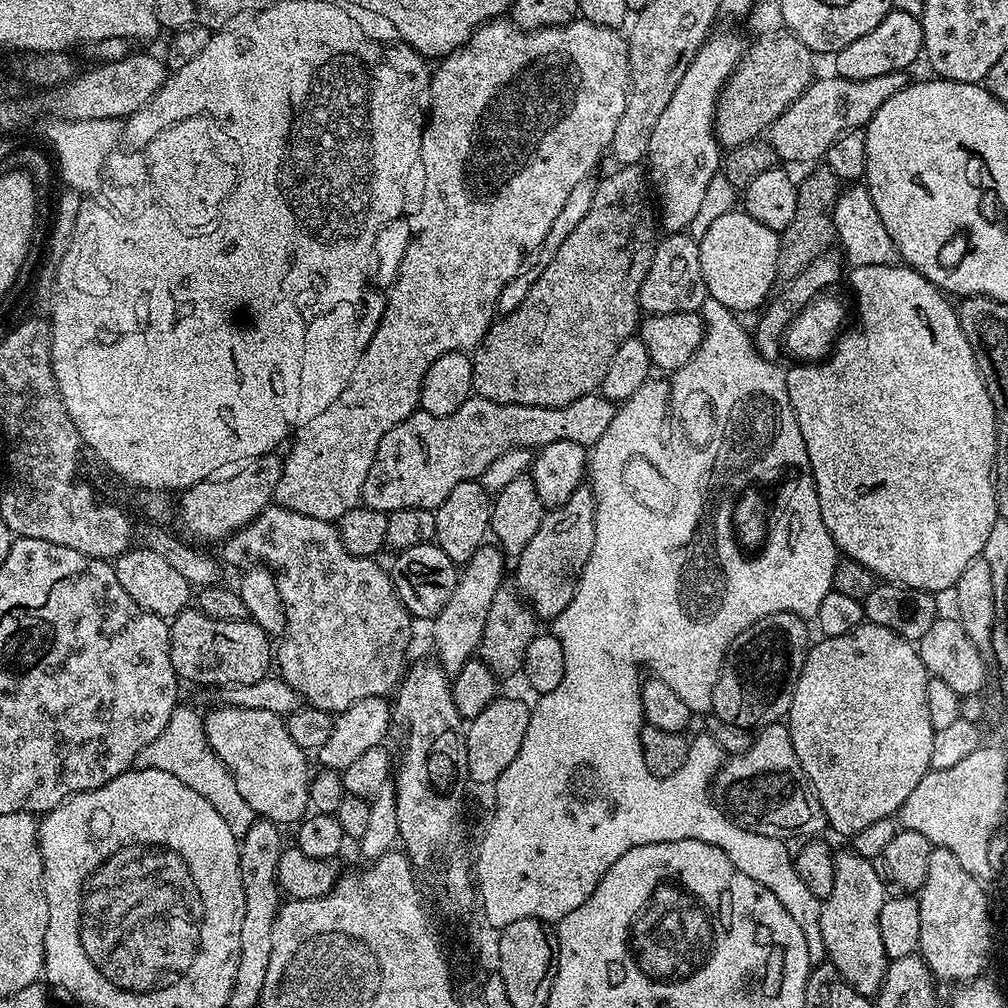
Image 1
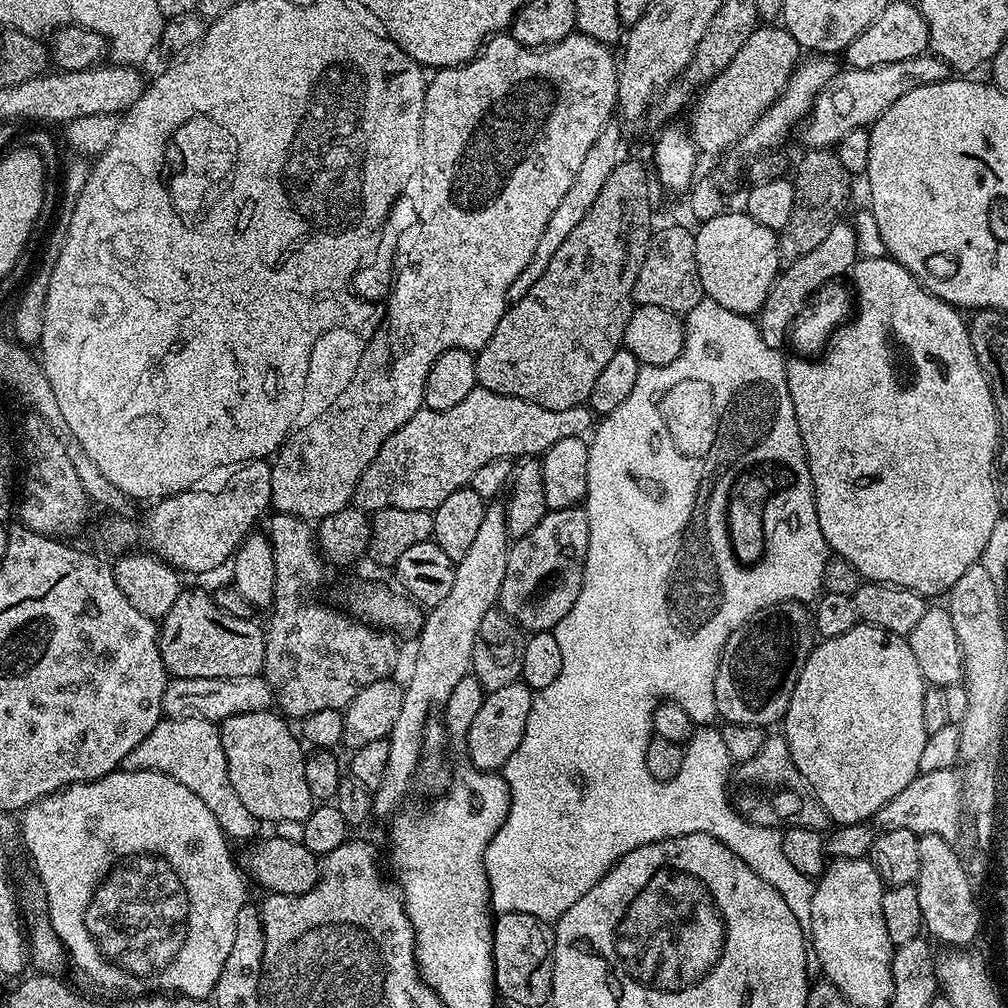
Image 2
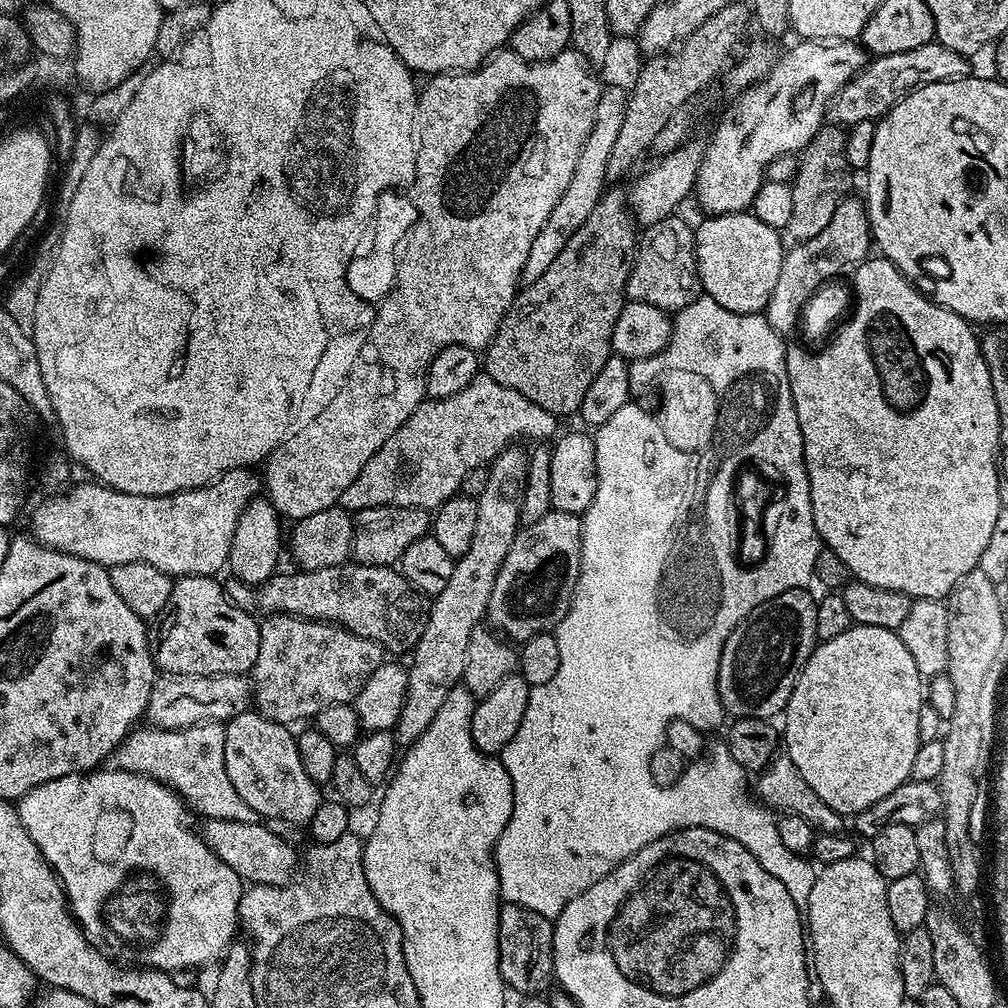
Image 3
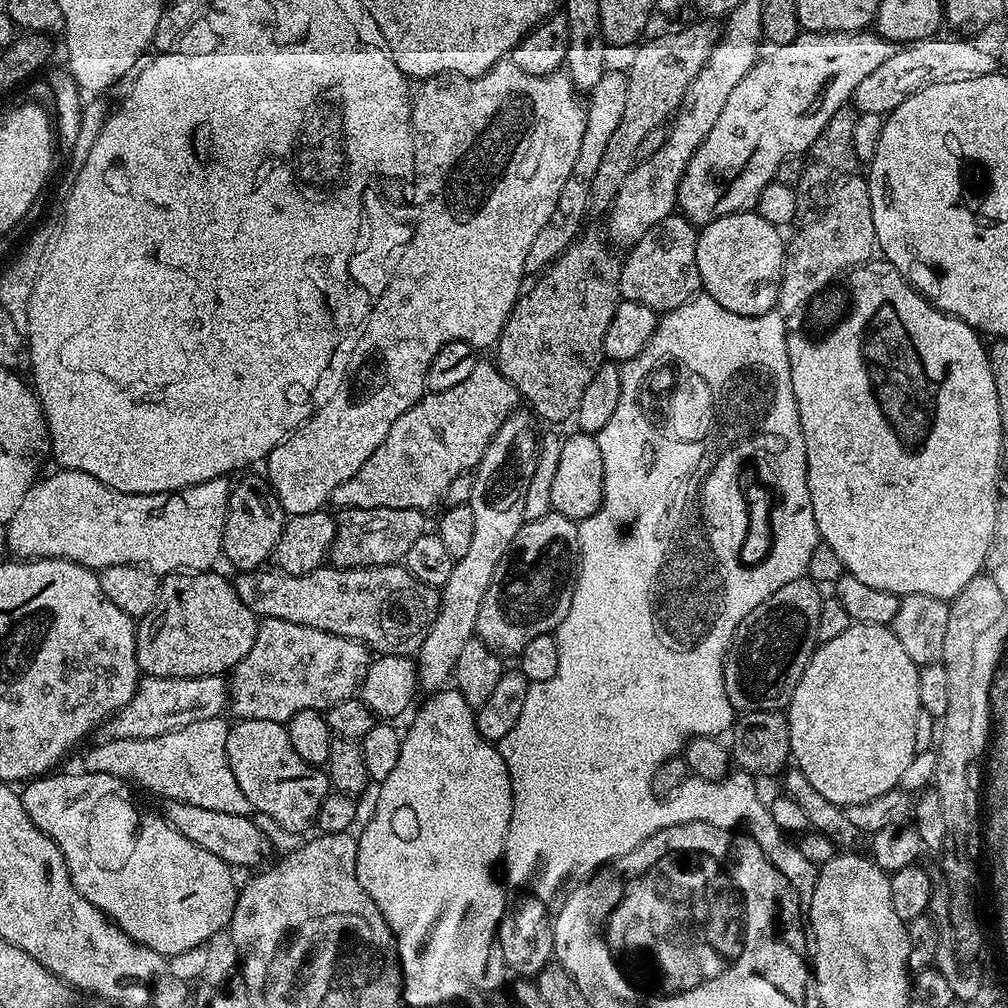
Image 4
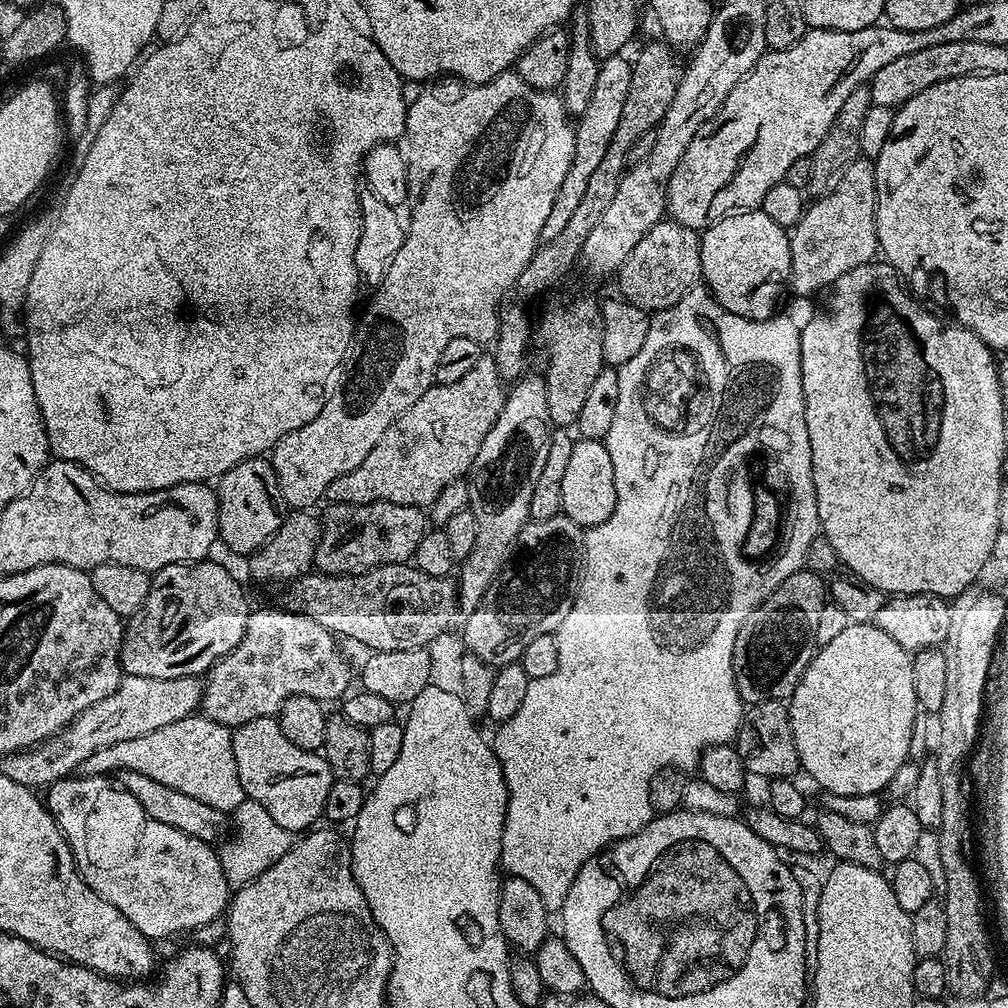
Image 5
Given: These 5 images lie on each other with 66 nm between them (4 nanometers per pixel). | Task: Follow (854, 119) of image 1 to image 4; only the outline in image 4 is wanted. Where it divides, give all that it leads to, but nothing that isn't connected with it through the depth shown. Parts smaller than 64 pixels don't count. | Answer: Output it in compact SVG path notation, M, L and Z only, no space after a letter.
M940 34L931 40L919 40L913 44L897 47L896 52L890 54L890 58L886 58L886 62L882 62L882 66L877 66L869 76L862 78L862 82L858 82L851 99L855 111L857 113L865 112L866 114L878 114L887 117L888 113L893 112L898 106L902 106L902 102L906 102L906 98L918 94L918 90L926 90L926 86L934 86L938 82L958 82L966 78L978 78L997 71L998 60L993 53L991 56L986 49L971 44L968 41L971 39L956 39L960 40L947 40L944 34Z

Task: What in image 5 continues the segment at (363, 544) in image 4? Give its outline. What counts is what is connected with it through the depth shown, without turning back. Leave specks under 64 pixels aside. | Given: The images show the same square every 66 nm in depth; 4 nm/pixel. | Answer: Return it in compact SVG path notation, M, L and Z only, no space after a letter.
M374 502L332 504L329 509L322 516L314 561L315 567L325 576L353 576L378 566L411 561L426 531L425 513L414 506Z

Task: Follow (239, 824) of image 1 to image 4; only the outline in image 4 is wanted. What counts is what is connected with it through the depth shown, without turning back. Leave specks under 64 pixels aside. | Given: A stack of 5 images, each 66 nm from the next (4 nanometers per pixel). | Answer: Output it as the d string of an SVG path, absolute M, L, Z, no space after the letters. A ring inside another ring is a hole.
M223 717L204 719L174 730L164 735L156 736L155 740L121 740L101 739L84 757L81 758L79 767L85 772L112 772L124 768L122 776L127 783L133 786L141 784L149 788L154 795L163 795L163 799L169 801L182 801L209 810L220 810L227 814L249 815L253 809L246 799L246 794L238 787L234 772L230 770L229 758L226 754L226 738L228 737L229 723L223 721ZM156 748L156 752L154 751ZM144 752L152 752L148 760L144 760Z

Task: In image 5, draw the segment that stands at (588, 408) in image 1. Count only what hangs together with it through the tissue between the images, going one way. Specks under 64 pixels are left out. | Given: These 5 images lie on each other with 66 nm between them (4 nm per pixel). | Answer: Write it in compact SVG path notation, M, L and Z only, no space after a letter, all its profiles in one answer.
M481 354L478 362L474 362L474 370L469 370L458 382L445 384L433 383L431 388L403 412L386 434L378 438L378 446L362 458L362 466L354 466L350 474L342 474L342 478L334 478L326 493L332 504L373 504L374 502L390 502L402 506L414 506L427 509L442 494L450 482L462 480L472 470L474 458L478 458L478 450L482 450L482 442L486 442L486 434L490 434L490 426L498 418L504 405L506 381L498 374L495 355Z

